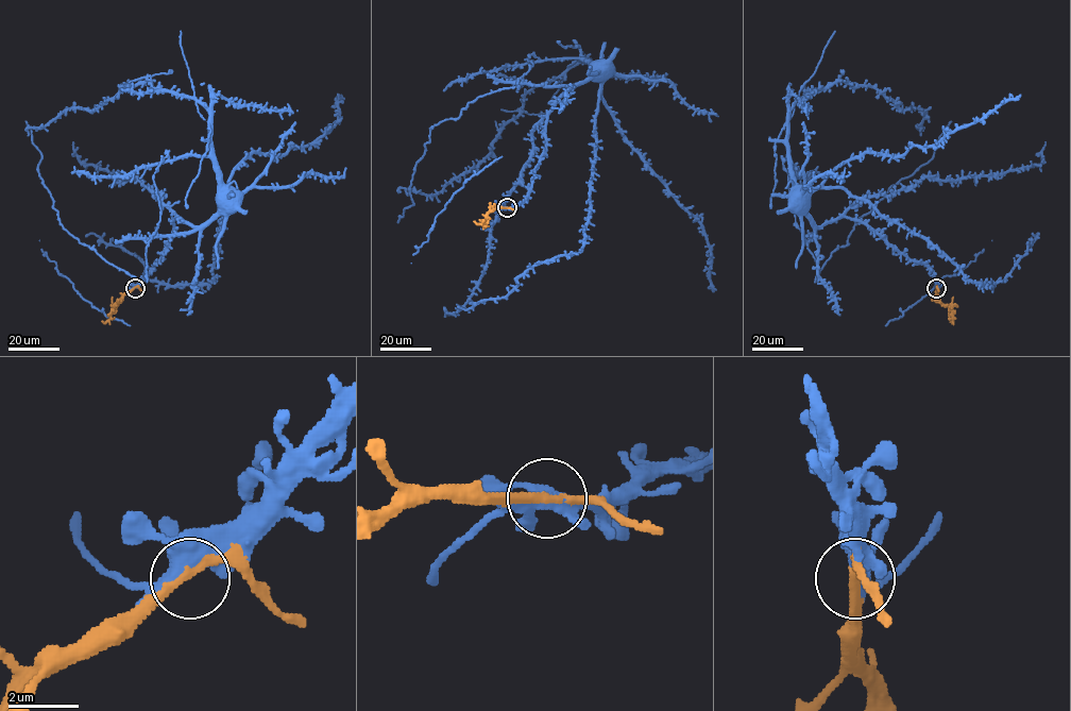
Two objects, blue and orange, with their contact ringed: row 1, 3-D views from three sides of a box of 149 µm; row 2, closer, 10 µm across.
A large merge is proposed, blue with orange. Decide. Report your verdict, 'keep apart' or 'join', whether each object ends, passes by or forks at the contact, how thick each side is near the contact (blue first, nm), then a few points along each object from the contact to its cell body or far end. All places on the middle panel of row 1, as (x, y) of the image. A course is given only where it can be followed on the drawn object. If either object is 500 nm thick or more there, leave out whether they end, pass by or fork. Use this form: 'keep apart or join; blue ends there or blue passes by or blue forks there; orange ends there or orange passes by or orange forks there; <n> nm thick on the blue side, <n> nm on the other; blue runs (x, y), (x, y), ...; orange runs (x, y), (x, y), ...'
join; blue forks there; orange passes by; 420 nm thick on the blue side, 240 nm on the other; blue runs (506, 207), (519, 205), (528, 195), (545, 149), (547, 113), (590, 77), (591, 65), (596, 68); orange runs (506, 207), (491, 209), (481, 224), (474, 221)

